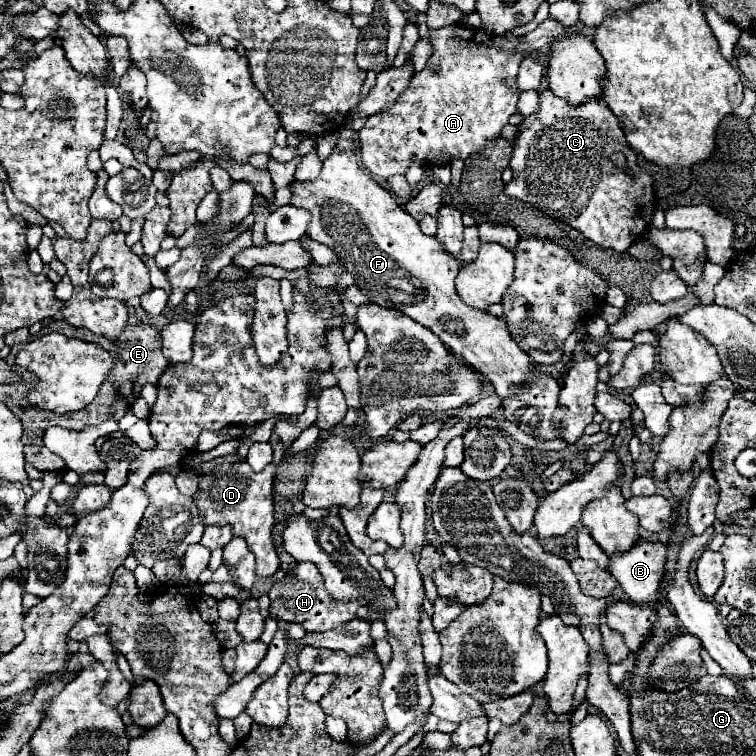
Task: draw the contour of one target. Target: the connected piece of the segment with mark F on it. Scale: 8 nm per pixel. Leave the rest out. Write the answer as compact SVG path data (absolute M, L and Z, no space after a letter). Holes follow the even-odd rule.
M333 151L323 161L323 169L317 179L293 181L289 189L291 189L293 207L301 207L311 213L307 233L335 251L335 255L341 259L345 269L355 277L355 283L363 295L367 295L373 303L381 307L403 311L413 321L431 329L455 355L463 357L473 369L477 369L487 381L491 381L495 391L501 397L505 397L503 399L505 419L513 421L525 433L537 435L541 439L559 437L559 429L551 421L553 411L557 409L557 397L561 391L557 379L547 375L535 377L529 355L521 351L519 345L509 337L505 319L493 317L487 311L473 309L467 303L463 303L453 283L461 267L461 261L455 257L449 257L449 253L441 249L441 243L435 237L421 233L419 223L395 201L395 197L371 179L371 175L363 169L355 151ZM529 379L535 379L535 383L527 385L525 381Z

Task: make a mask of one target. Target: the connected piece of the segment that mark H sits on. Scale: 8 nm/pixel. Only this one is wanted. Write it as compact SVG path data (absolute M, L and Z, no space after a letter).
M298 562L294 570L283 581L279 581L271 587L269 599L271 599L271 615L277 621L303 623L305 631L335 629L335 627L351 621L355 617L357 609L361 605L365 605L365 601L333 601L333 597L329 597L327 589L323 585L321 573L310 562Z

